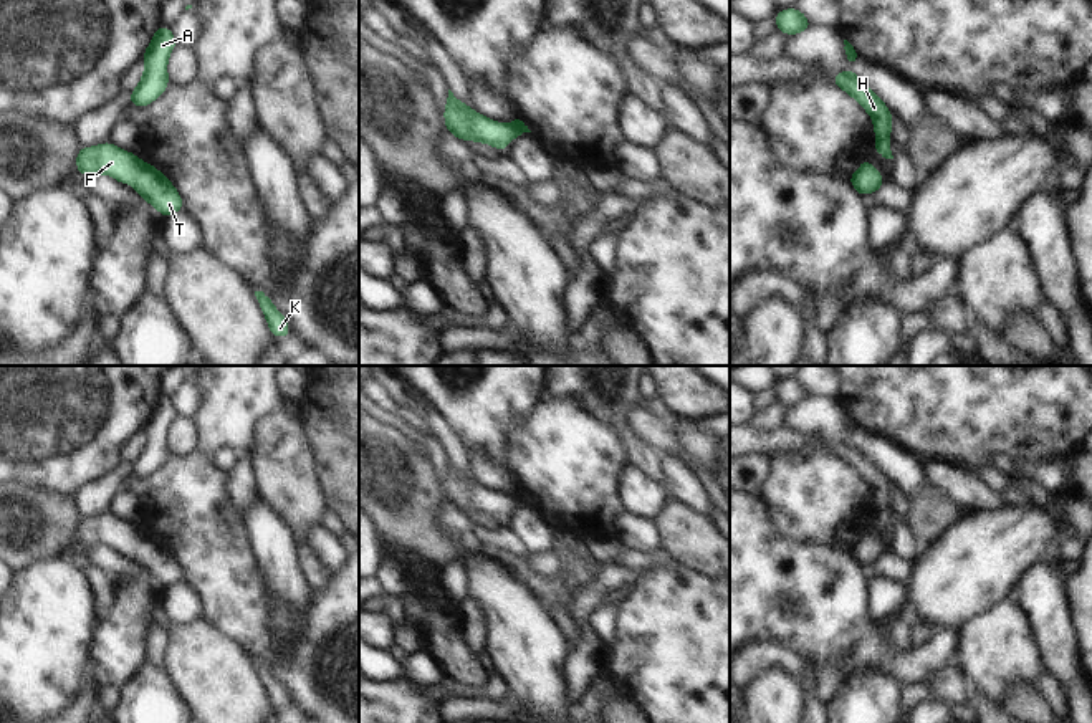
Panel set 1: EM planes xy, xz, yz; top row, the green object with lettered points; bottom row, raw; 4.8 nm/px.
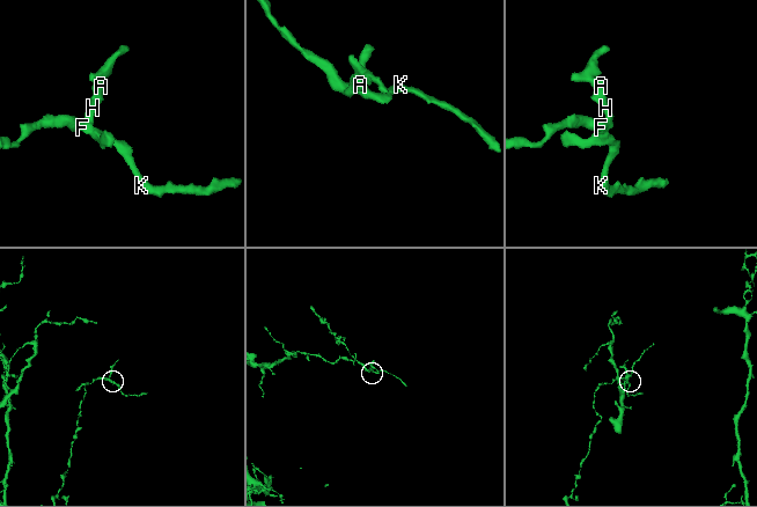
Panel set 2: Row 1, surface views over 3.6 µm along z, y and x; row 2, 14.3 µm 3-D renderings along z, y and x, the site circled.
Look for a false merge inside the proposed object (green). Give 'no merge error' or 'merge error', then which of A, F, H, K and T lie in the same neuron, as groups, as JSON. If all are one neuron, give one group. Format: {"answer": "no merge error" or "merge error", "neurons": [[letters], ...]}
{"answer": "no merge error", "neurons": [["A", "F", "H", "K", "T"]]}

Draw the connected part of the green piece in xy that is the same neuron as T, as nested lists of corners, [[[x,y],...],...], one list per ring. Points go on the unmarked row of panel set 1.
[[[109,511],[94,518],[81,518],[76,526],[76,541],[84,548],[108,544],[121,554],[131,554],[162,587],[182,581],[182,567],[162,543]]]

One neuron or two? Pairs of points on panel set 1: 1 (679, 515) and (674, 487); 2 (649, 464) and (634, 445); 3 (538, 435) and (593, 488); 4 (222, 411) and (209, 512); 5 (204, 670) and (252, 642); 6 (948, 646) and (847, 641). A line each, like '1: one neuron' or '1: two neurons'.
1: two neurons
2: one neuron
3: one neuron
4: one neuron
5: two neurons
6: one neuron

